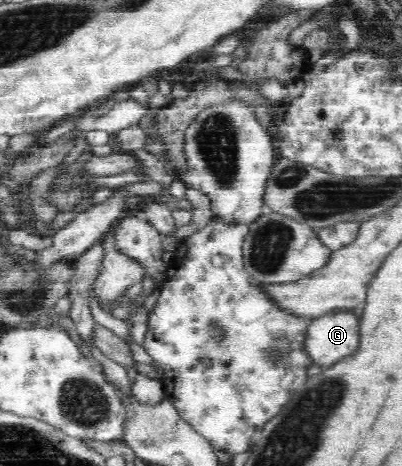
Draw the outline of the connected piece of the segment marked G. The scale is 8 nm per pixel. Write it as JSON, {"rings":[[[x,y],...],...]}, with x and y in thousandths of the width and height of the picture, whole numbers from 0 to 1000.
{"rings":[[[833,661],[776,687],[764,740],[789,783],[818,788],[883,758],[896,736],[896,682],[886,661]]]}

